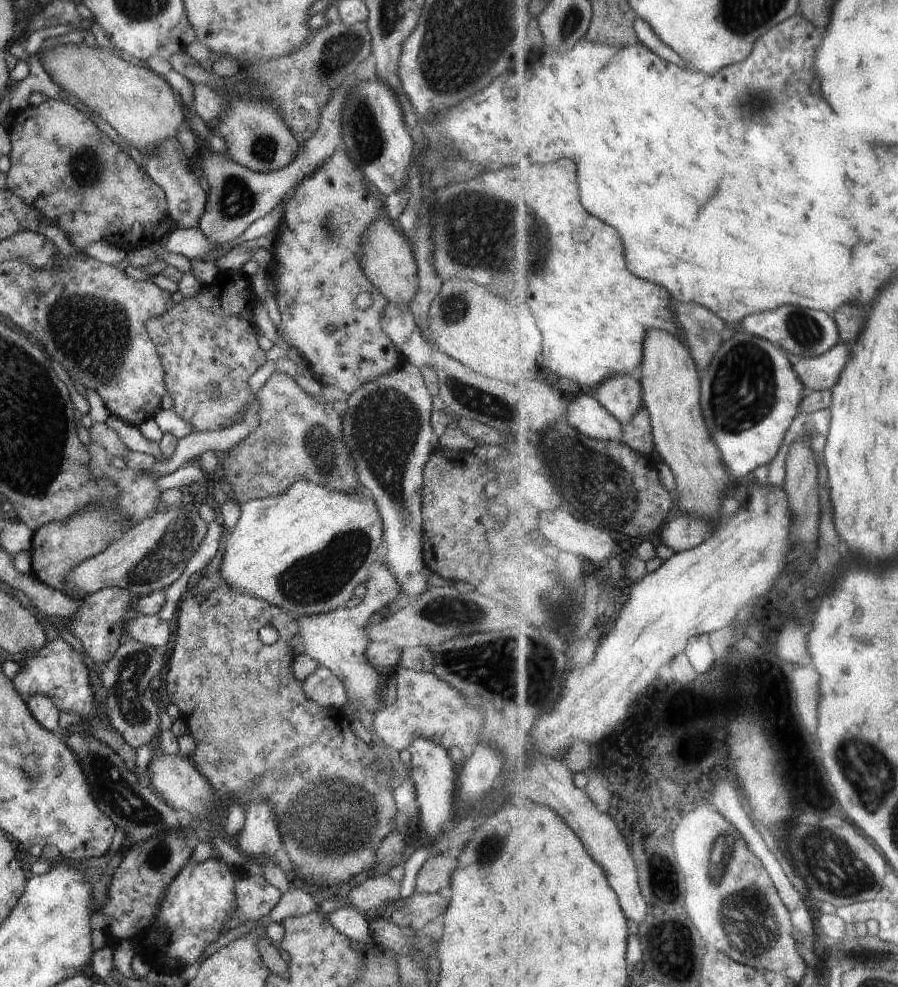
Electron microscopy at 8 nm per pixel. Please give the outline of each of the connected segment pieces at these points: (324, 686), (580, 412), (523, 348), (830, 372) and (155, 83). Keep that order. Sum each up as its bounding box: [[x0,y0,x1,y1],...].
[[302,664,347,709],[568,393,626,443],[428,278,542,383],[784,344,852,391],[42,43,188,152]]

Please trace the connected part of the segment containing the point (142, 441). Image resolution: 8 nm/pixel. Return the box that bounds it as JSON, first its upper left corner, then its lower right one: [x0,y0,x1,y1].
[105,415,166,464]

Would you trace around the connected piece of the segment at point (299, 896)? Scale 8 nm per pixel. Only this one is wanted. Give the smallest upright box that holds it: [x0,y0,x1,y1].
[269,888,320,923]

